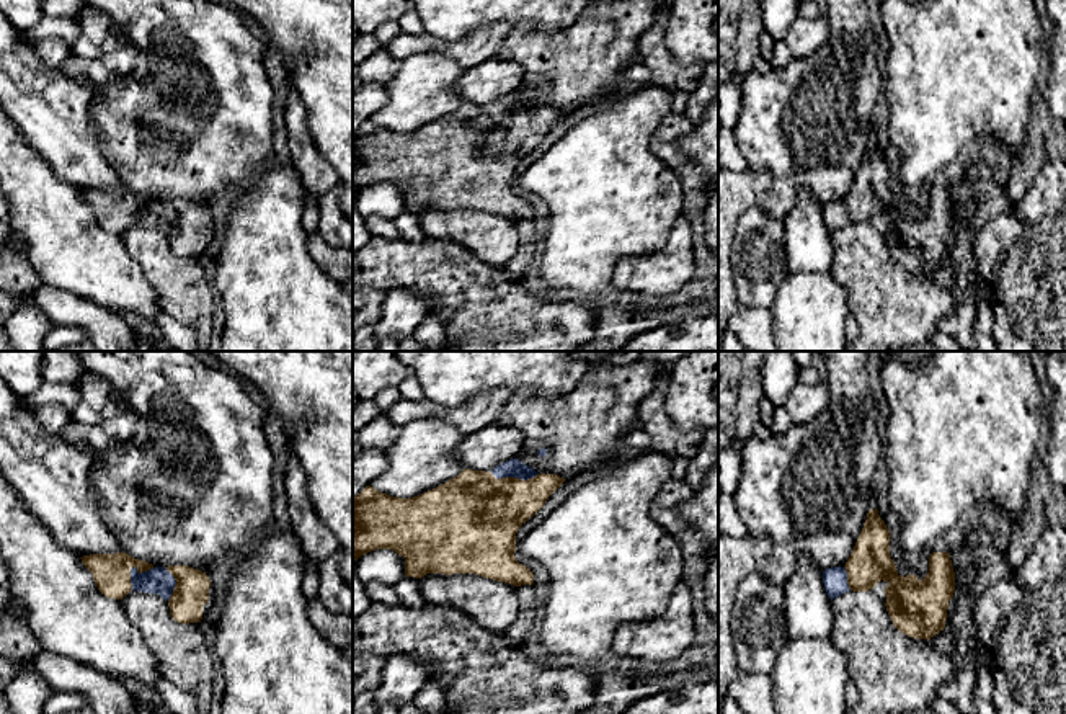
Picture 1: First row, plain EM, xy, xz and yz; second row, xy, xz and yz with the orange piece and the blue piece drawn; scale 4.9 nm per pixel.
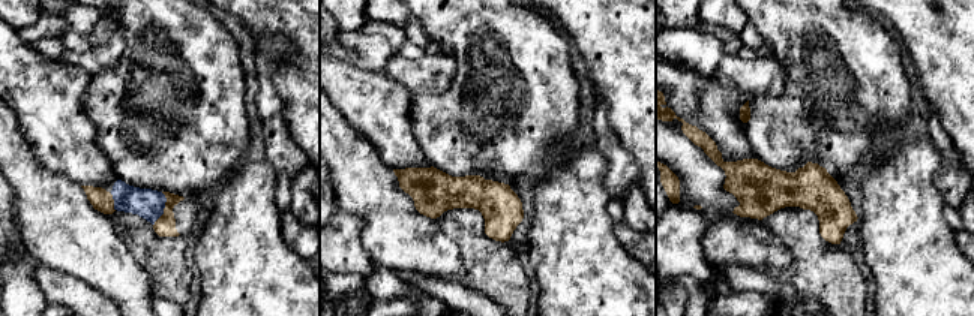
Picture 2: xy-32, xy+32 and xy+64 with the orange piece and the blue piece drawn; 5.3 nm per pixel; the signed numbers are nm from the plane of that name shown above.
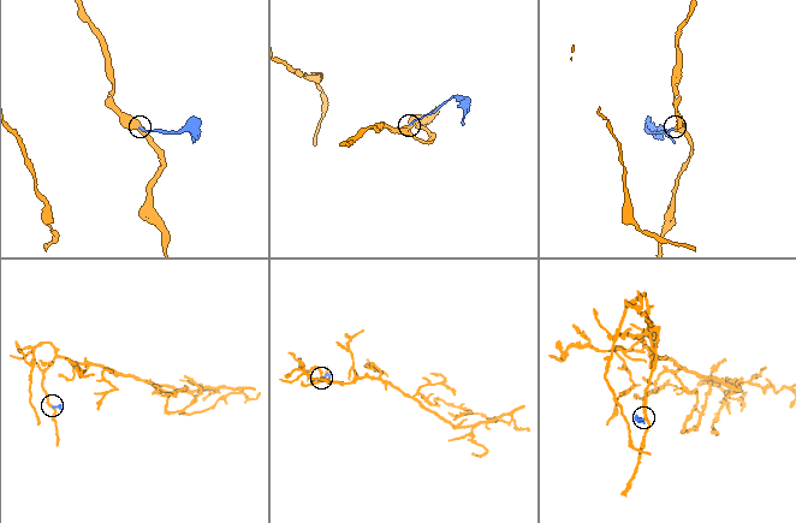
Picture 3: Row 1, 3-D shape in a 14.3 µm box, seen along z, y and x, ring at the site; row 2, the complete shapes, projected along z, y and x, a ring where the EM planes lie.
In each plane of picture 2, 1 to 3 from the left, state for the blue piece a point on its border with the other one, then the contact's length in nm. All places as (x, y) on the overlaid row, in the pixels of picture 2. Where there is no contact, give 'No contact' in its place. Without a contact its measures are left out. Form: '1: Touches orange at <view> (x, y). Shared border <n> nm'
1: Touches orange at xy-32 (164, 208). Shared border 190 nm
2: No contact
3: No contact

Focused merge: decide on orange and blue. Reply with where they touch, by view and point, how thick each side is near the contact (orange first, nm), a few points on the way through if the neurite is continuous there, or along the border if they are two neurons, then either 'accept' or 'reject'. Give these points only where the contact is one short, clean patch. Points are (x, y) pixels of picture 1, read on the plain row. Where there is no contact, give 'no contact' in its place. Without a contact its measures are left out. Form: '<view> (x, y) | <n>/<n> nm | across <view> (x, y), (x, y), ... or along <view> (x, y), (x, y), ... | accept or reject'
xz (515, 111) | 400/90 nm | across xz (479, 147), (515, 111), (513, 102) | accept

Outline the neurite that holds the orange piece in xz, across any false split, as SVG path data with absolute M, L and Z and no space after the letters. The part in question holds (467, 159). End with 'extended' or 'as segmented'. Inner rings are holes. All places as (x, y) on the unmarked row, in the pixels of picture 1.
M514 91L491 106L464 103L449 116L411 132L390 131L367 119L353 131L353 194L375 183L392 183L405 191L406 211L477 208L514 221L532 219L534 208L514 191L516 167L563 116L565 113L557 108L537 108Z; extended

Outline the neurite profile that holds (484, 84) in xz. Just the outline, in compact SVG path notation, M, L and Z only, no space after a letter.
M495 56L465 69L455 90L464 103L493 106L496 100L514 93L522 80L524 69L519 62Z

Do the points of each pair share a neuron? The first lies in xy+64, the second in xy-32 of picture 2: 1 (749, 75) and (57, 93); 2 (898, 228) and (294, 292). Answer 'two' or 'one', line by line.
1: two
2: one

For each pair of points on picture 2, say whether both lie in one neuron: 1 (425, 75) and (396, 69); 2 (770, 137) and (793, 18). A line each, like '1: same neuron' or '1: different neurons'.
1: same neuron
2: same neuron

